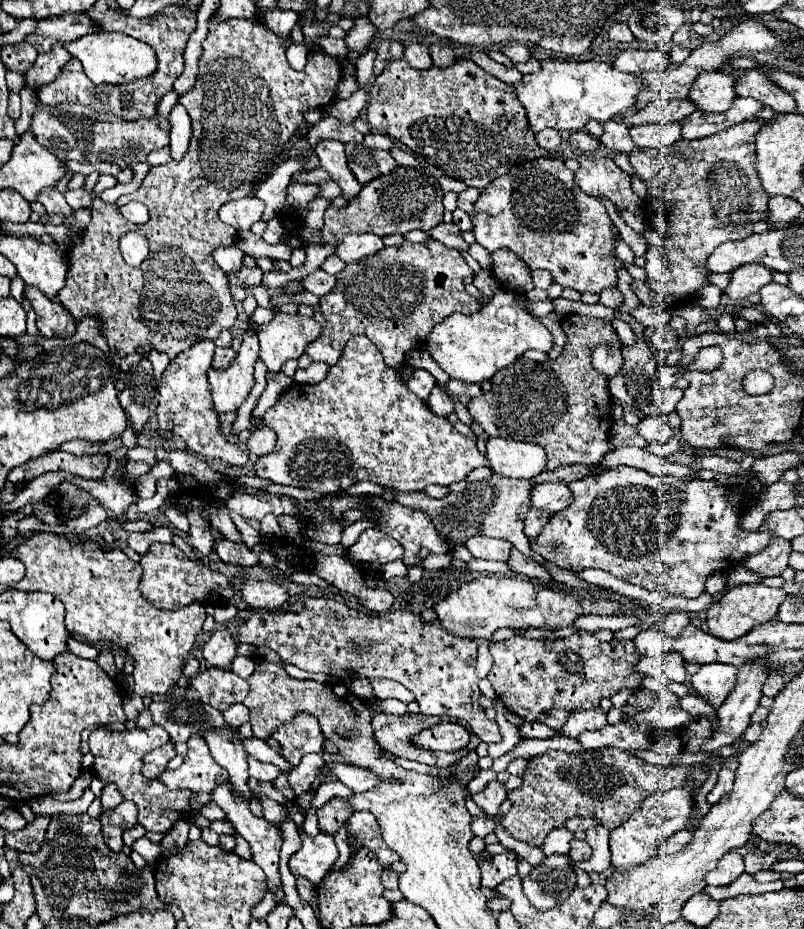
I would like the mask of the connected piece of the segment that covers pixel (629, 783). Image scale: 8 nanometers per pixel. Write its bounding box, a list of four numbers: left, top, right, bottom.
[502,749,706,847]

